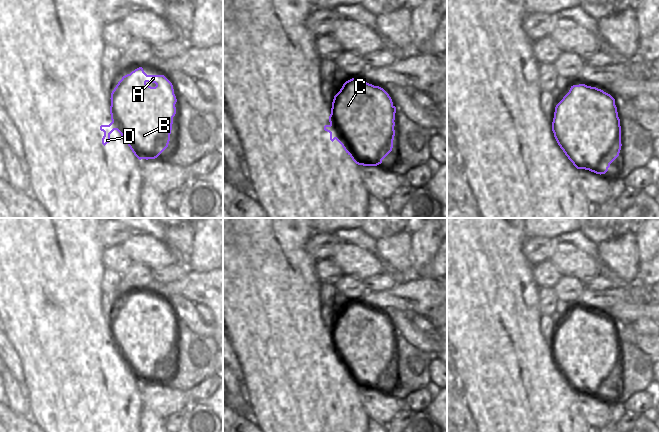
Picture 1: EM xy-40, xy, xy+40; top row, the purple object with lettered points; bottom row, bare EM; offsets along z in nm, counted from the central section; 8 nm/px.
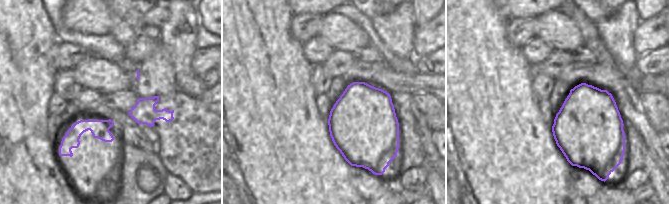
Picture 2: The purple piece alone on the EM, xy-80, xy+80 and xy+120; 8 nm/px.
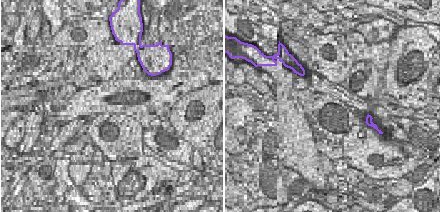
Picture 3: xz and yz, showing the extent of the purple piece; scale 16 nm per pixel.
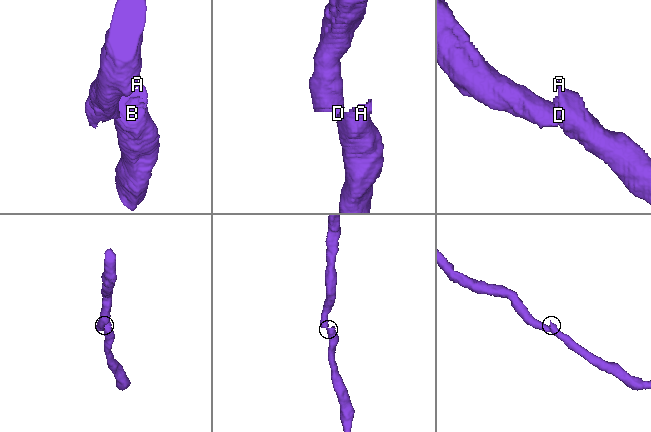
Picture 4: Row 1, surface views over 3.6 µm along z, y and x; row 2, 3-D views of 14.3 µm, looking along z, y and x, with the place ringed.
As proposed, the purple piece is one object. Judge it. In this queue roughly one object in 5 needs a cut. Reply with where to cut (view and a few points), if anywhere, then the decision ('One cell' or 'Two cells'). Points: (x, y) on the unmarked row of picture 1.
No split. One cell

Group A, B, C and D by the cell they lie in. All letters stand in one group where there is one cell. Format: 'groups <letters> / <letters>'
groups A B C D

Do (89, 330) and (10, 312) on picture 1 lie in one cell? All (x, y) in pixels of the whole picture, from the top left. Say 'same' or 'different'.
same

